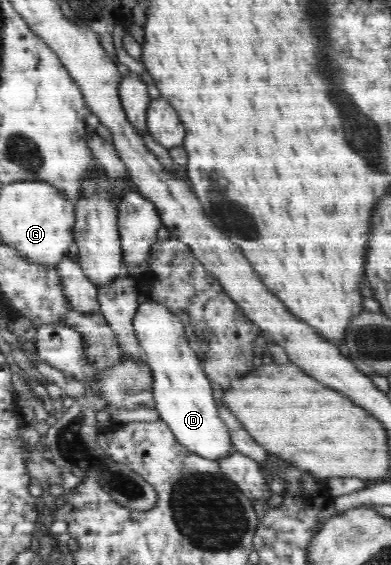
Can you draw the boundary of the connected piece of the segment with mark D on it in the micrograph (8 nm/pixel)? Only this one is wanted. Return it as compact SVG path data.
M147 298L145 302L138 305L138 310L133 318L133 329L141 350L144 350L144 361L148 363L150 371L152 371L152 379L154 379L152 392L154 401L156 401L156 410L160 413L160 418L171 428L176 440L203 458L217 461L230 456L230 453L236 450L231 436L224 426L224 421L220 418L213 397L213 383L206 376L200 359L187 342L184 325L180 318L166 305Z

